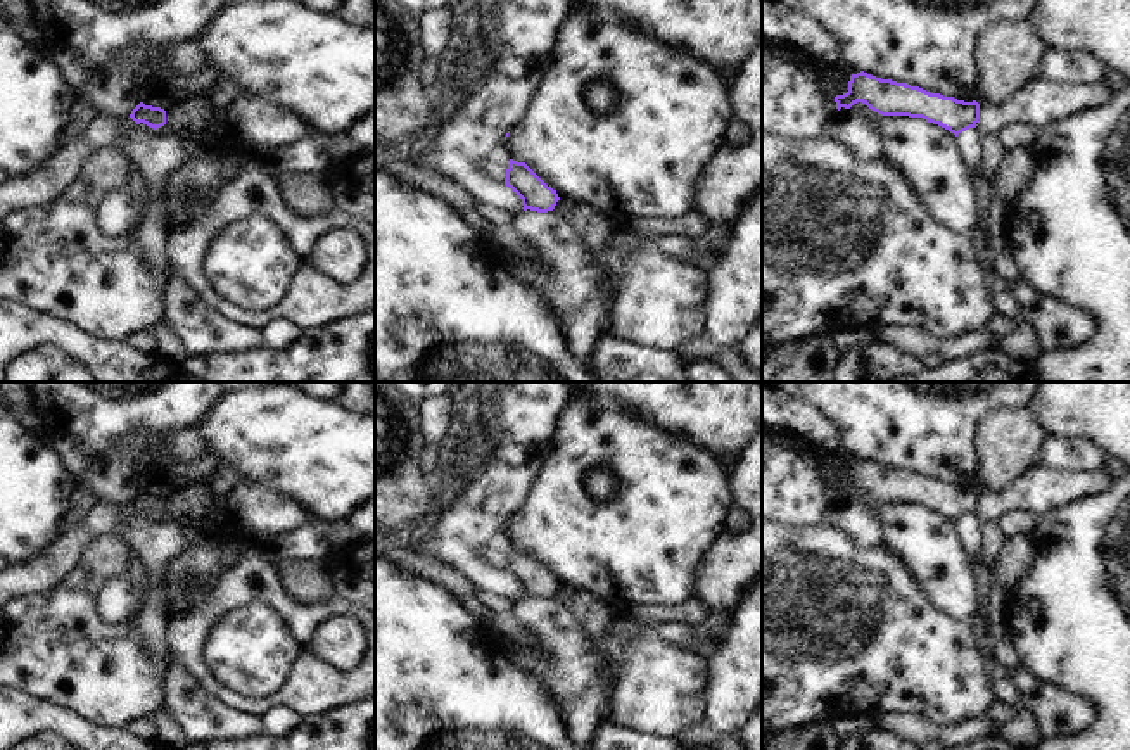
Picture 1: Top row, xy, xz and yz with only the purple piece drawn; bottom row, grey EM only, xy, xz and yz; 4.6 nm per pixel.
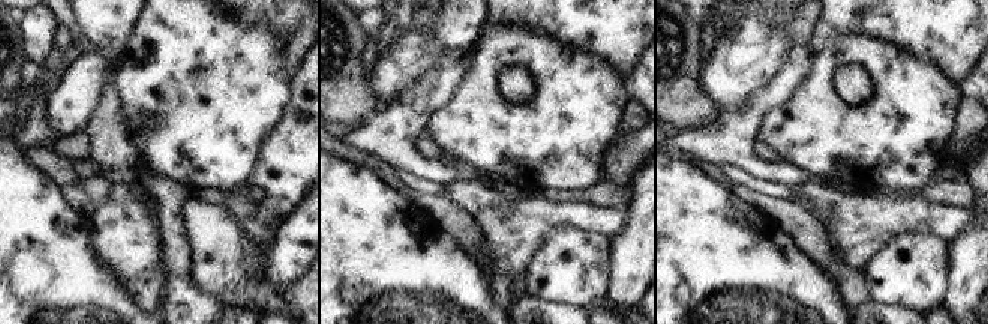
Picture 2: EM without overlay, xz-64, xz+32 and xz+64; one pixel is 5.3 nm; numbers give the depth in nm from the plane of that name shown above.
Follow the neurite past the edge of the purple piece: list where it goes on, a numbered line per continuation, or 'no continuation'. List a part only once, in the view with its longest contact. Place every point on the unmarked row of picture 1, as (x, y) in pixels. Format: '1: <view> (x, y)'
no continuation

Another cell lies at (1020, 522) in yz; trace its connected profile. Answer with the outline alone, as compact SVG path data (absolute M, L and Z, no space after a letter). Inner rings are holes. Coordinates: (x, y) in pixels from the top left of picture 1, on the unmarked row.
M1016 508L1011 513L1007 513L1000 522L1000 529L1004 536L1014 537L1014 536L1032 536L1040 522L1040 515L1037 512L1026 512L1023 508Z

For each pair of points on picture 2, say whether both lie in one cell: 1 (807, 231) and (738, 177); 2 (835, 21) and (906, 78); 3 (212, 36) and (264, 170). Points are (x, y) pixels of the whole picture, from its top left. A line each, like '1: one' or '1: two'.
1: two
2: two
3: two

